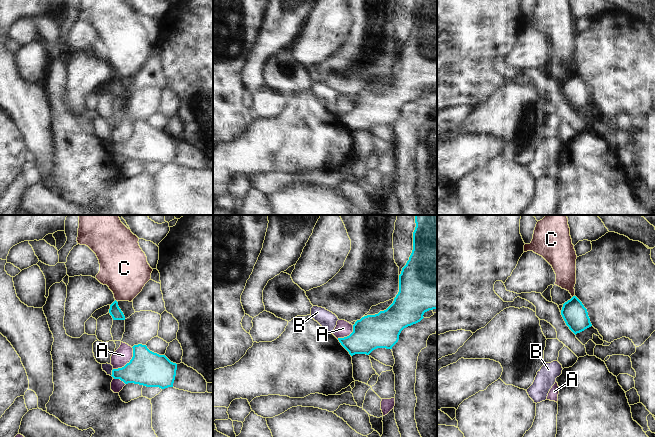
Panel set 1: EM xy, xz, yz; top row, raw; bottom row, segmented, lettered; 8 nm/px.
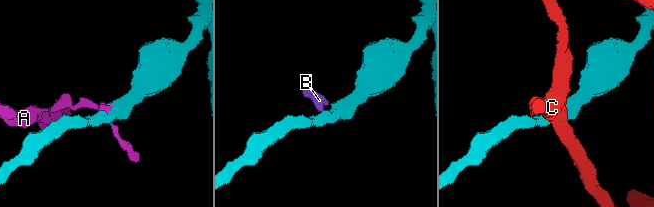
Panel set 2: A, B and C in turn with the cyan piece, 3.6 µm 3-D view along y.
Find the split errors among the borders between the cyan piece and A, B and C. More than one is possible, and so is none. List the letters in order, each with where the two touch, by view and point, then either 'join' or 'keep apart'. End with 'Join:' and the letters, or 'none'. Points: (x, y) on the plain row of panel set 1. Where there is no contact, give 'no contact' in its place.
A: contact xy (129, 138); keep apart
B: contact xy (112, 148); keep apart
C: contact yz (573, 72); keep apart
Join: none

